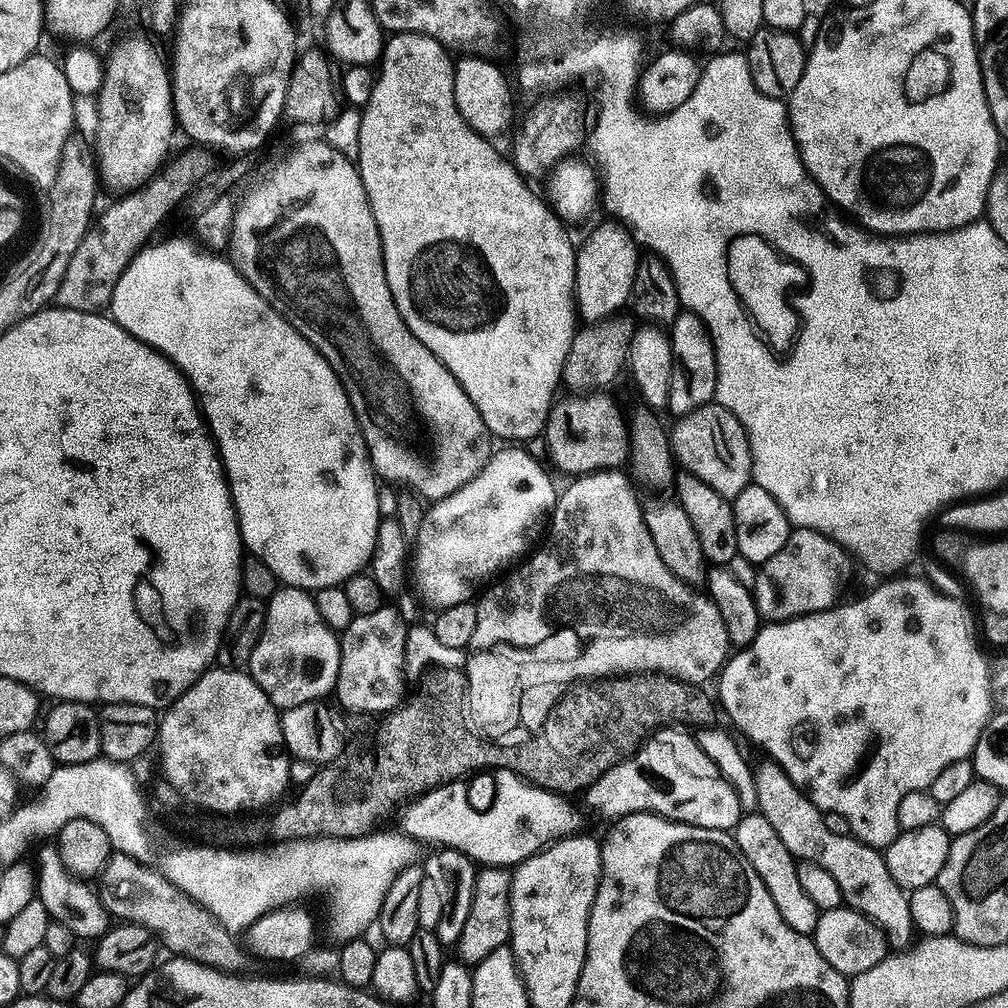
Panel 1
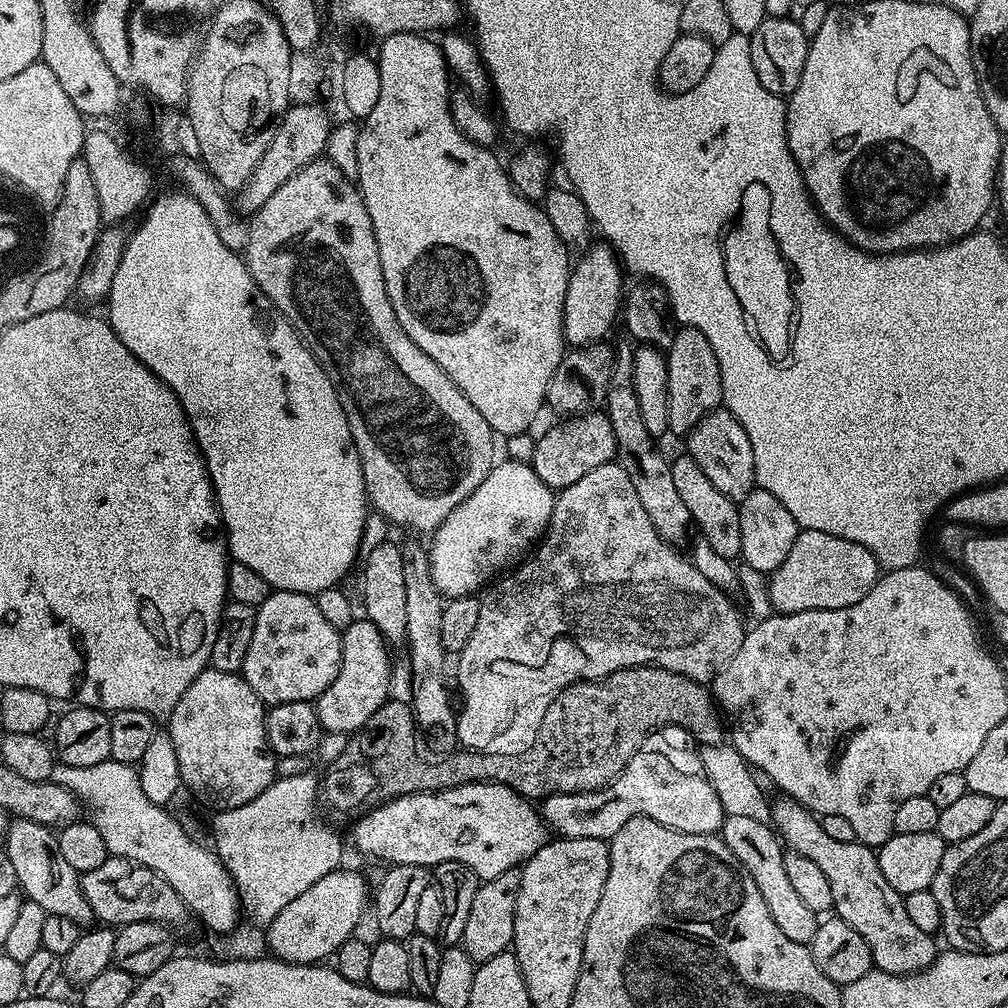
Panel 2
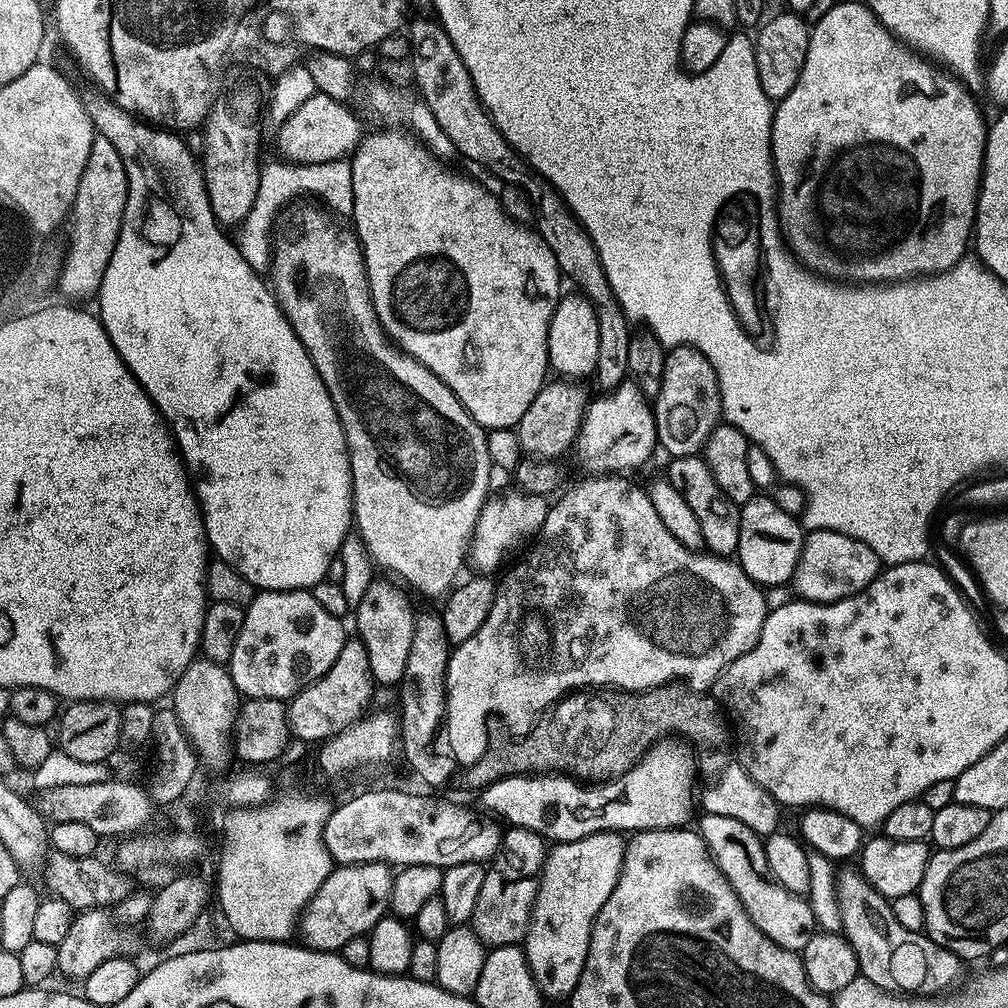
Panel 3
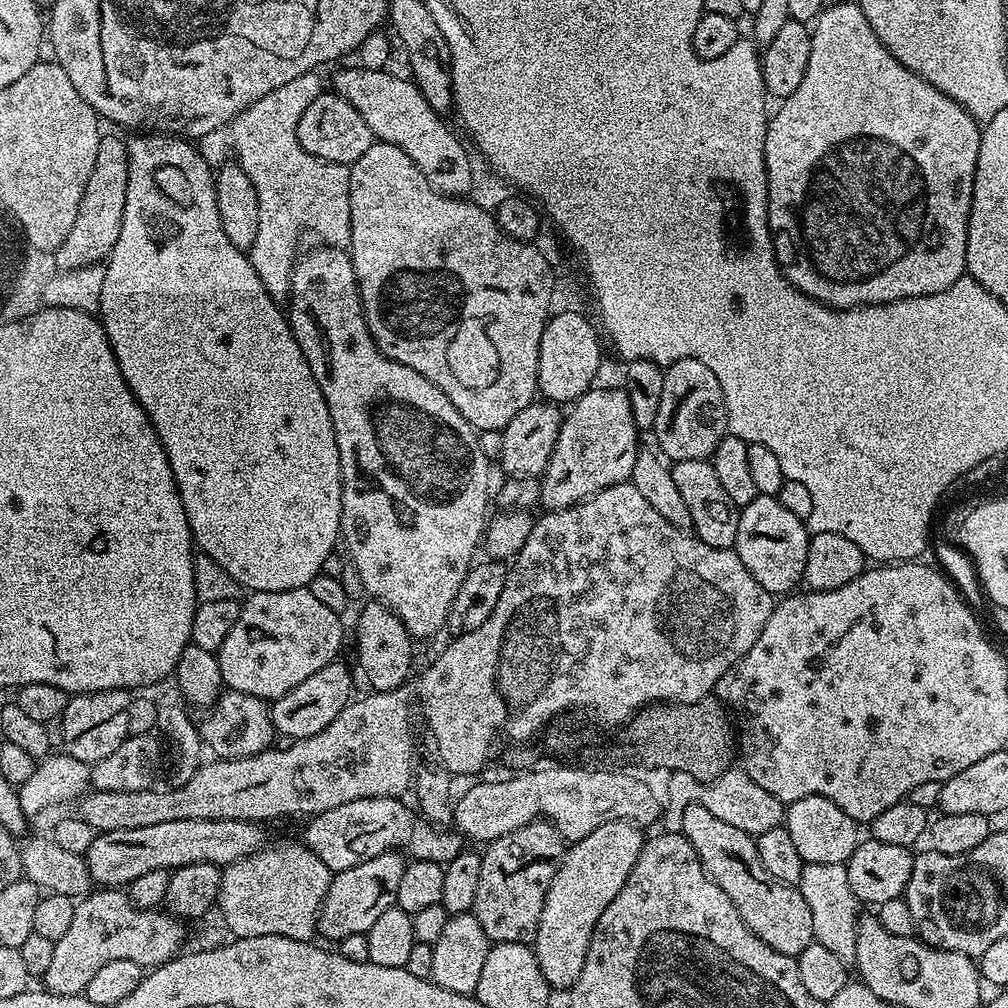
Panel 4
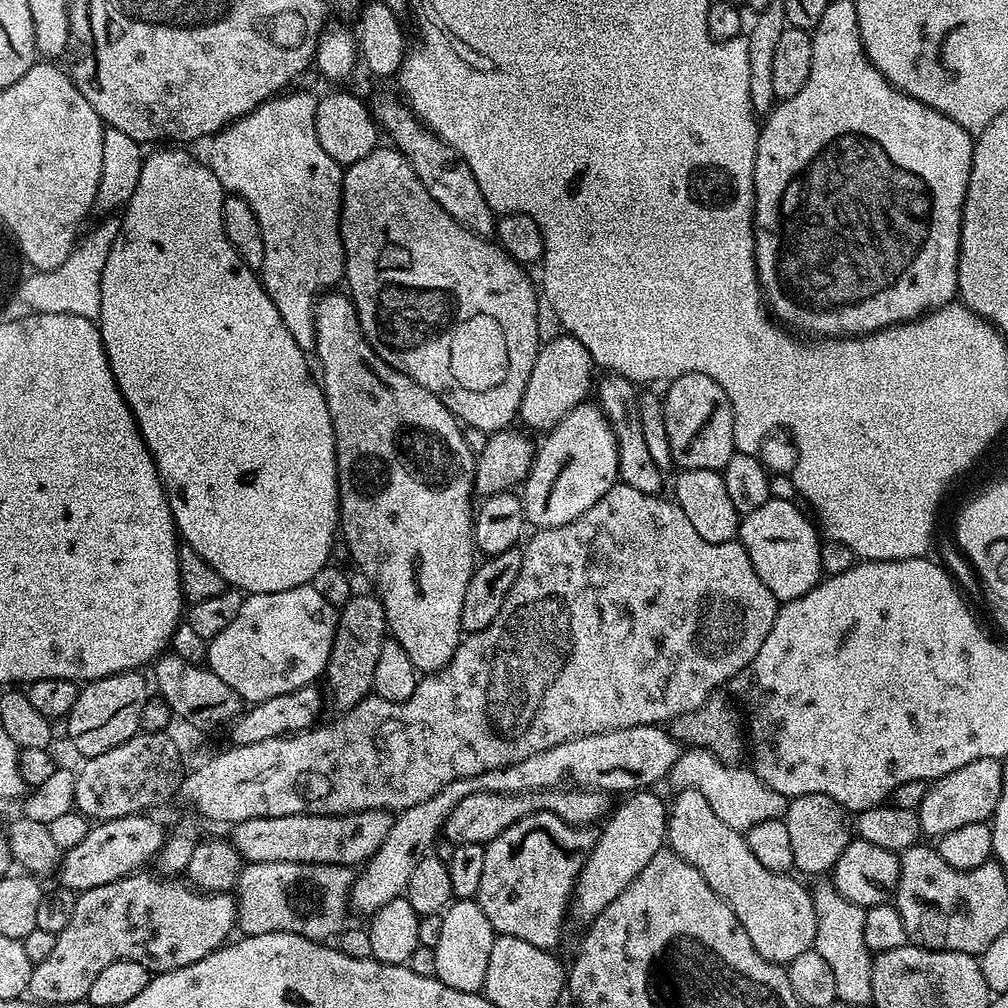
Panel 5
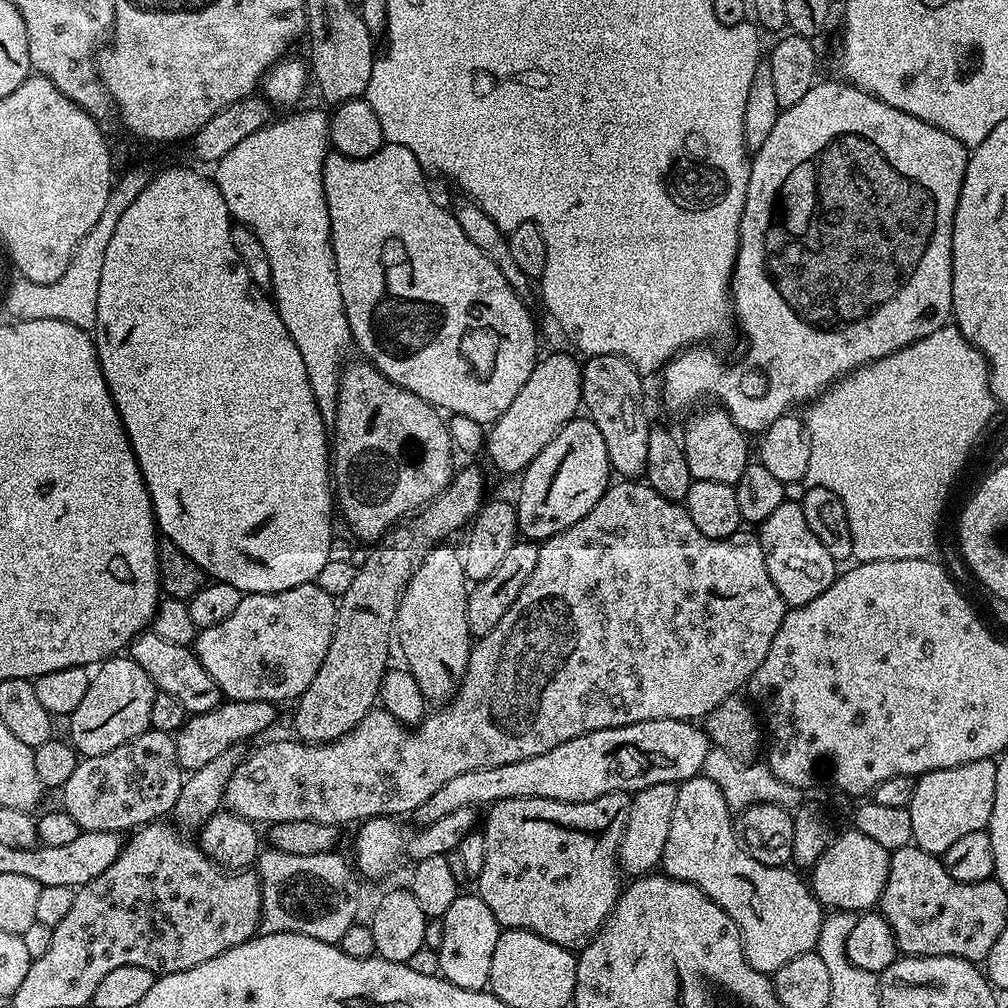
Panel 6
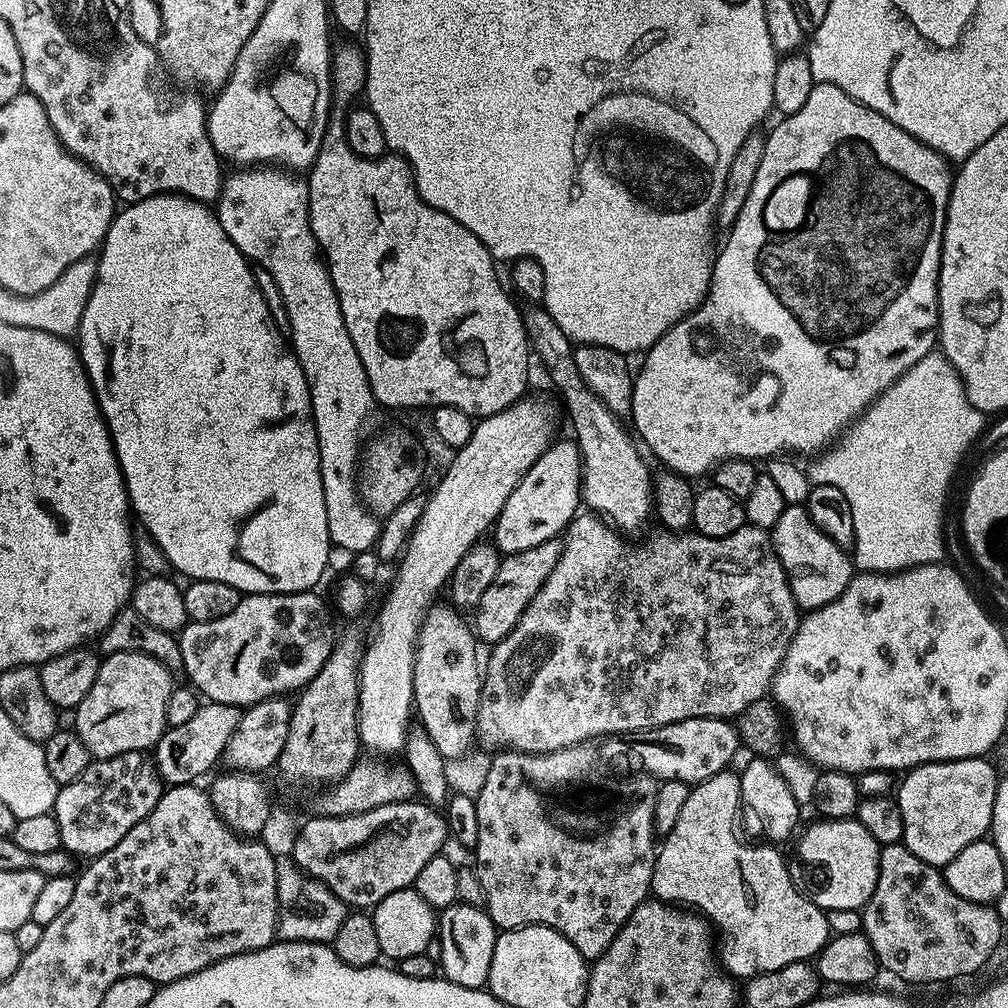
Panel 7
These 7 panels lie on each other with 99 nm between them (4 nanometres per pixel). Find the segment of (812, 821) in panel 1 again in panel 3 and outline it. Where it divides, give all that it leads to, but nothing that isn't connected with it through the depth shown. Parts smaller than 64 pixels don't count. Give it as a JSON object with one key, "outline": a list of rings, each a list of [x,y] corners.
{"outline":[[[855,867],[844,868],[835,873],[837,901],[840,903],[840,916],[843,935],[854,946],[856,957],[860,962],[860,975],[874,982],[879,988],[899,990],[904,994],[940,994],[949,987],[948,984],[962,967],[960,957],[950,950],[934,943],[924,932],[911,932],[894,918],[889,897],[883,896],[874,885]]]}

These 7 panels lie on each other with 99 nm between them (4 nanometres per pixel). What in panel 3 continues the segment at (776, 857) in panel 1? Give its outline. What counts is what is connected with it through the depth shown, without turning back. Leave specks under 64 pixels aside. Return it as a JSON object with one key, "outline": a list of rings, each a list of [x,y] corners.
{"outline":[[[705,815],[705,820],[698,825],[698,831],[708,843],[716,864],[724,871],[726,878],[741,885],[752,884],[748,896],[746,892],[746,907],[752,915],[752,921],[759,925],[775,944],[790,950],[803,953],[804,947],[815,936],[818,927],[809,901],[802,896],[796,896],[790,890],[776,883],[772,878],[756,880],[756,876],[769,875],[768,858],[764,853],[764,840],[750,826],[738,822],[738,818]]]}

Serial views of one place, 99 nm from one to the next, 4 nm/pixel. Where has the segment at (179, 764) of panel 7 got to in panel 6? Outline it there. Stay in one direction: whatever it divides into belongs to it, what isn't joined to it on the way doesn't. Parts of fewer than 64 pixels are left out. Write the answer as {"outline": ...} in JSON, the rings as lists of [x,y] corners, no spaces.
{"outline":[[[228,700],[209,712],[189,715],[174,733],[177,762],[188,772],[206,766],[206,762],[210,762],[210,758],[218,758],[222,750],[230,750],[243,745],[243,740],[252,740],[262,735],[275,722],[276,708],[277,705],[270,700]]]}

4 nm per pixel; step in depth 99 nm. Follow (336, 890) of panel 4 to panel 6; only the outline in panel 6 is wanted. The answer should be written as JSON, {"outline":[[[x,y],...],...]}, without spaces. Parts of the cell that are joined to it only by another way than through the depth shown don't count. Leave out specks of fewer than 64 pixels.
{"outline":[[[651,720],[650,722],[634,722],[630,726],[618,726],[606,730],[594,730],[581,736],[562,742],[562,746],[554,746],[554,750],[546,750],[546,754],[534,754],[534,758],[522,758],[522,762],[510,762],[506,766],[494,766],[482,770],[466,770],[466,774],[458,774],[450,778],[450,782],[430,794],[422,806],[414,813],[417,825],[438,822],[446,814],[454,814],[454,810],[491,806],[500,800],[510,798],[550,798],[558,802],[586,802],[611,792],[635,794],[646,786],[659,784],[679,785],[681,780],[689,780],[691,776],[701,775],[704,762],[708,757],[710,741],[699,723],[690,720]]]}

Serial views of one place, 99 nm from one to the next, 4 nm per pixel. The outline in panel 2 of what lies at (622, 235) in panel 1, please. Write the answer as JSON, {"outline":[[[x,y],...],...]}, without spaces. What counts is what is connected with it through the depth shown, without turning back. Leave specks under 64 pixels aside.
{"outline":[[[607,243],[604,244],[597,248],[589,247],[584,253],[589,252],[577,264],[575,261],[568,274],[562,326],[565,341],[572,346],[603,341],[604,335],[611,330],[615,320],[617,323],[622,312],[622,297],[626,292],[625,273],[616,253]]]}

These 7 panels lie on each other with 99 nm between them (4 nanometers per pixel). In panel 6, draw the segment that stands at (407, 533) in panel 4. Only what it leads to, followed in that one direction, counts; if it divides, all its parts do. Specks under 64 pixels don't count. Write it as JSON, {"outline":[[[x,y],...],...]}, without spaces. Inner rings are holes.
{"outline":[[[367,362],[359,363],[360,364],[349,363],[340,374],[338,398],[336,399],[334,443],[330,448],[330,479],[334,485],[335,503],[338,505],[339,511],[340,508],[344,511],[344,520],[352,527],[353,534],[360,540],[372,540],[371,542],[376,542],[379,541],[380,537],[383,536],[385,532],[389,531],[393,525],[403,521],[409,514],[415,513],[417,510],[423,508],[424,505],[432,501],[436,495],[449,484],[454,475],[454,467],[452,468],[454,447],[452,445],[451,436],[448,433],[445,417],[441,415],[437,409],[433,408],[431,404],[428,404],[422,398],[418,398],[410,390],[406,390],[394,382],[387,380],[372,364]],[[448,546],[429,550],[409,578],[400,596],[400,605],[396,607],[395,643],[400,643],[400,652],[405,660],[403,663],[428,702],[447,702],[455,696],[464,679],[474,643],[466,622],[470,582],[464,577],[459,551],[455,547],[444,547]]]}

